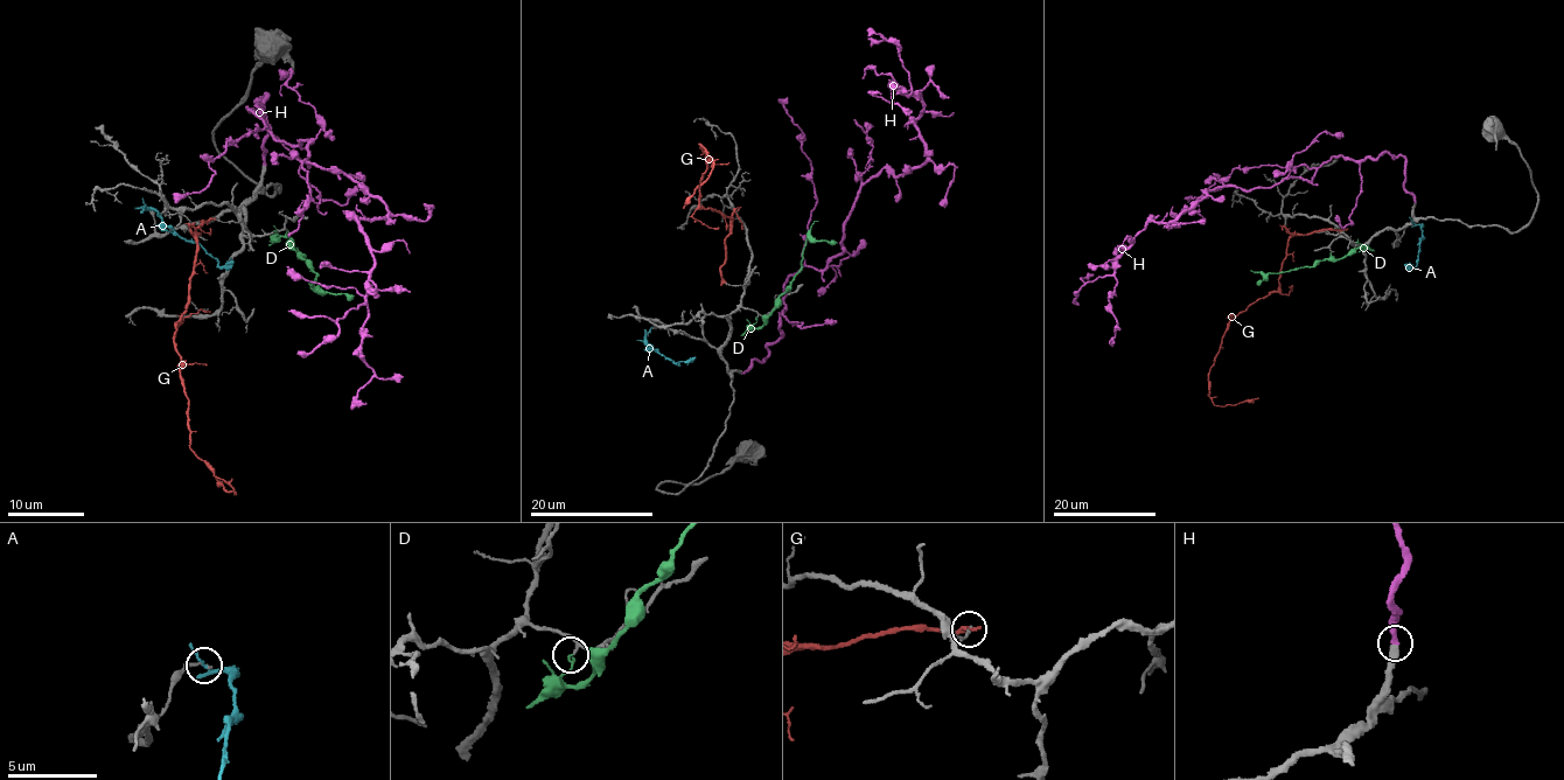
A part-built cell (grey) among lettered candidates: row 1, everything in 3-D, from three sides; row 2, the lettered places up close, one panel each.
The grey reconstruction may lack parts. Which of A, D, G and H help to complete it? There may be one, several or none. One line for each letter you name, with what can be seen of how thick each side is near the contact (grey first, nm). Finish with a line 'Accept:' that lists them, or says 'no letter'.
H: calibres 280 and 320 nm
Accept: H

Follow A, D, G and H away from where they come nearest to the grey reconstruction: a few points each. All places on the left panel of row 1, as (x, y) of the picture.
A: (145, 207), (168, 227), (199, 243), (218, 267), (234, 263)
D: (273, 231), (288, 236), (298, 257), (305, 258), (316, 276), (313, 286), (327, 292), (346, 293), (353, 299)
G: (213, 220), (201, 221), (196, 228), (189, 301), (173, 339), (180, 356), (190, 450), (237, 493), (215, 479)
H: (264, 165), (265, 95), (246, 109), (278, 140), (381, 197), (356, 221), (367, 402)

